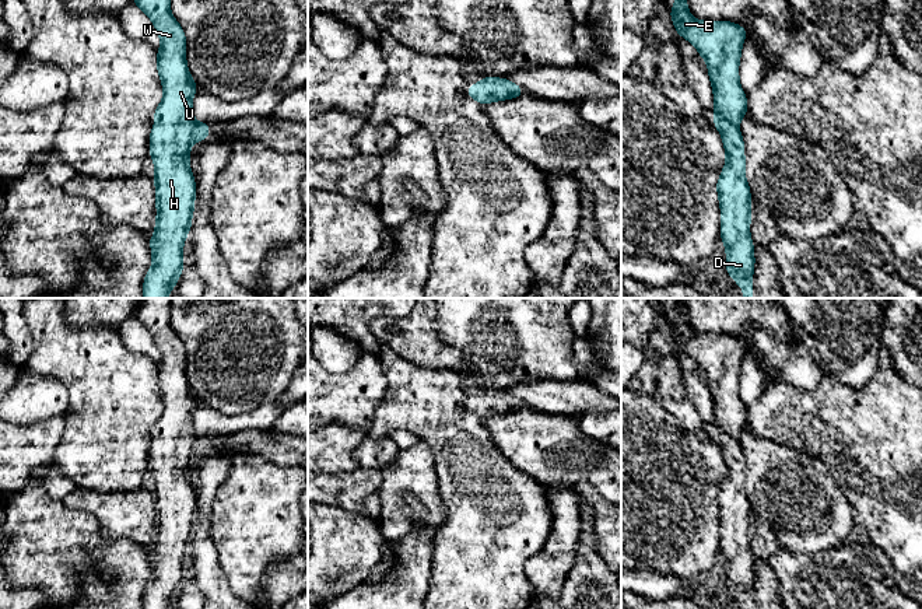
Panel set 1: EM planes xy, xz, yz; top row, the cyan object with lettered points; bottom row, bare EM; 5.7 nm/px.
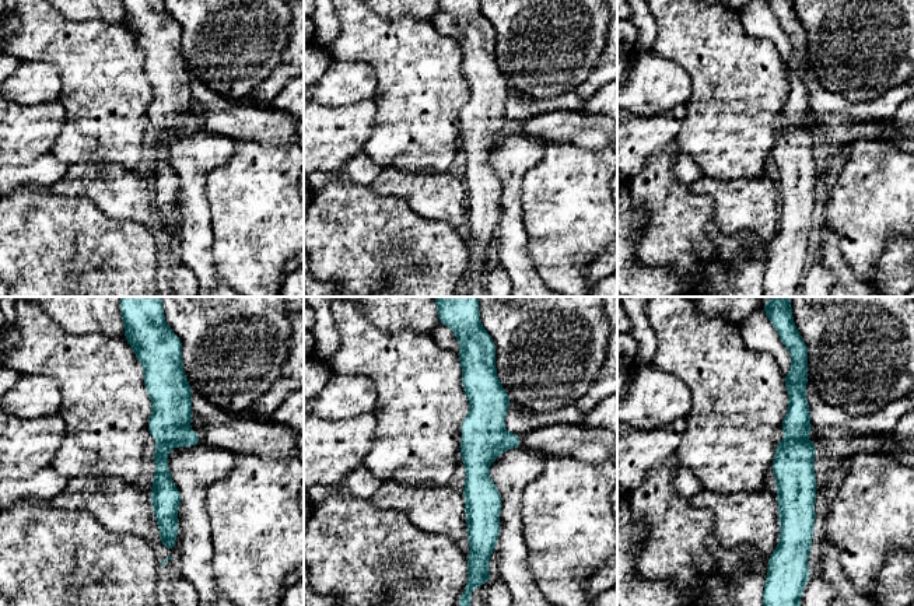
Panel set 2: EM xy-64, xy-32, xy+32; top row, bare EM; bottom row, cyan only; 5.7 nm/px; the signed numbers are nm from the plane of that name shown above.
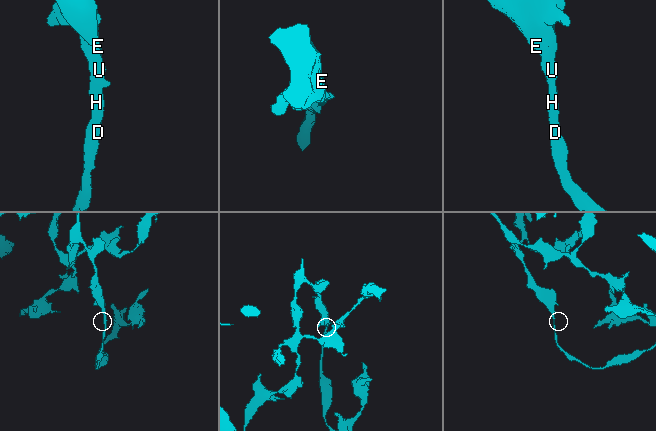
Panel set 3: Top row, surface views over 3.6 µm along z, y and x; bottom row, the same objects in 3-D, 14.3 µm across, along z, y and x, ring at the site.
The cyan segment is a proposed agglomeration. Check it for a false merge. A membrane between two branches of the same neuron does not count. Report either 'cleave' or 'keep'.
keep

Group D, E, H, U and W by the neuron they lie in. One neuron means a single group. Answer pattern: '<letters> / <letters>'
D E H U W

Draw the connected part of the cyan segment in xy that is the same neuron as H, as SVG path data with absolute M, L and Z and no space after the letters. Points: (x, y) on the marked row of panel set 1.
M133 0L154 24L161 36L161 48L157 50L157 70L164 88L164 98L154 112L157 122L150 133L148 155L154 160L155 168L155 203L157 221L155 232L150 238L153 266L148 269L143 293L144 298L166 298L185 267L182 249L185 238L192 225L194 211L196 183L189 167L190 146L203 141L210 134L206 122L196 122L193 118L192 101L197 90L186 66L186 36L179 22L171 14L169 0Z

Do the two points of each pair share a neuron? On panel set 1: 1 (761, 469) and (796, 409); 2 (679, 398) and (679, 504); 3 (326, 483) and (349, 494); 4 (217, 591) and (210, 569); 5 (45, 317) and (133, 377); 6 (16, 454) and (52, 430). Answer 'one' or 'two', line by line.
1: two
2: two
3: one
4: one
5: one
6: one

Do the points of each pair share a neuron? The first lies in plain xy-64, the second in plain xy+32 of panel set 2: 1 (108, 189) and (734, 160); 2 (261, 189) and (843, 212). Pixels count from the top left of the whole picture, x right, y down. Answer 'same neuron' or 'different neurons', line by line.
1: different neurons
2: same neuron

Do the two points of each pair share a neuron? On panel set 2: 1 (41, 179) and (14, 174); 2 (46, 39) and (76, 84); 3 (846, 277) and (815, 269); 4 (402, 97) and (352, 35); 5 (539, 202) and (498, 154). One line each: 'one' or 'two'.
1: one
2: one
3: two
4: one
5: two

